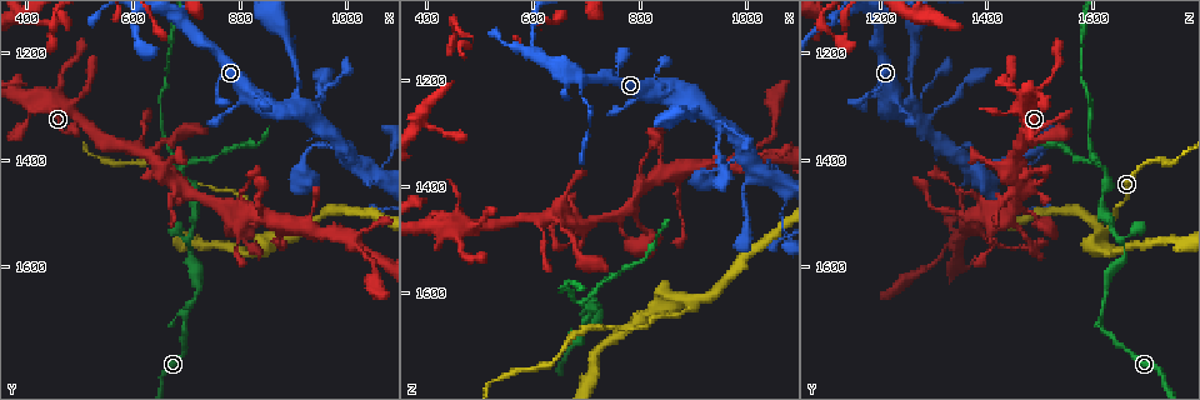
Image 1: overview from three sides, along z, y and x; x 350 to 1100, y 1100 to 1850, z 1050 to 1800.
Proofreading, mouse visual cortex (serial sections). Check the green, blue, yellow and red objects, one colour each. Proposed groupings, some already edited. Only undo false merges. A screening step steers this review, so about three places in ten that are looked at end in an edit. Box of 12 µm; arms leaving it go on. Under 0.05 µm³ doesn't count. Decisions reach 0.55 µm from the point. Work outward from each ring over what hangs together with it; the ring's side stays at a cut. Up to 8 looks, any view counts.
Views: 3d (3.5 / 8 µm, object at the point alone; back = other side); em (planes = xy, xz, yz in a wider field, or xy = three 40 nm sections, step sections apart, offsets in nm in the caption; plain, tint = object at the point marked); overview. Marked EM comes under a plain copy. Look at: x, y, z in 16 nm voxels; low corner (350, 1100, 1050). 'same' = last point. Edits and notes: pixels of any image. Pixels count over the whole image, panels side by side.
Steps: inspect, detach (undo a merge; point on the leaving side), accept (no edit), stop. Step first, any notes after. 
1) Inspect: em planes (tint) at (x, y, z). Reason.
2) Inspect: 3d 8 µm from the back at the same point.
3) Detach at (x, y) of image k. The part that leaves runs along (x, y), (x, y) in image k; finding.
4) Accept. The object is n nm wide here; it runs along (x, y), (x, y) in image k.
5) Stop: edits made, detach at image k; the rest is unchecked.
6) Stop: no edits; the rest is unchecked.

Inspect: 3d 3.5 µm at (705, 1550, 1650). Three-way junction.

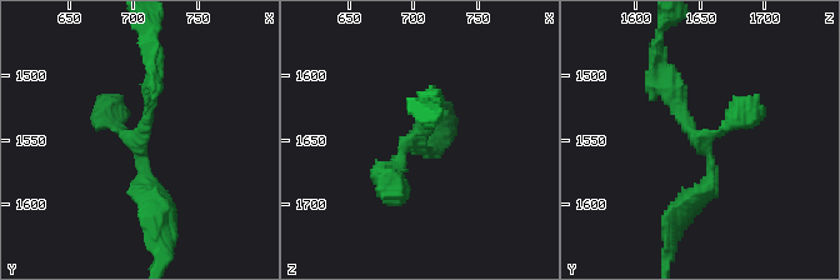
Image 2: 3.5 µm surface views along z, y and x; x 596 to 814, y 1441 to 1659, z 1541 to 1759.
Inspect: em xy step 3 (tint) at (708, 1556, 1650). Need the tissue.

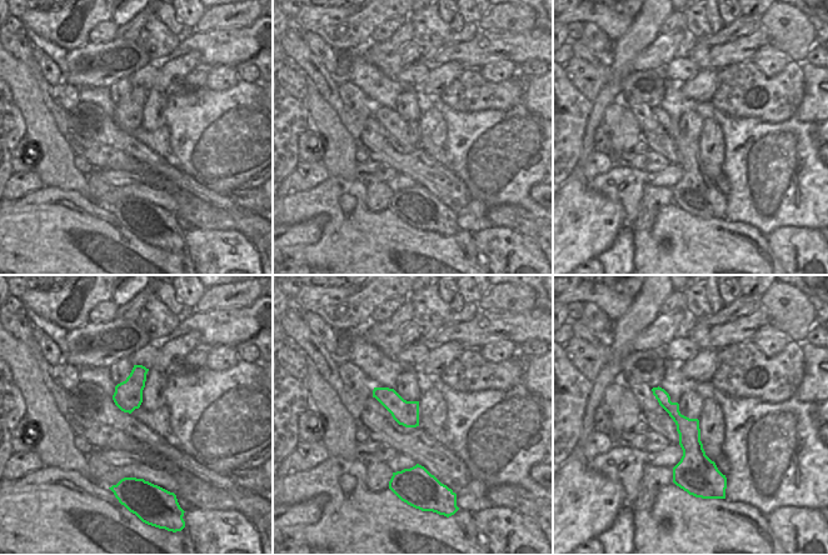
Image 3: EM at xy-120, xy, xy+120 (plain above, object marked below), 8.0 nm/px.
Accept. It runs along (681, 210), (710, 184), (710, 156), (663, 76) in image 2; all the same cell.

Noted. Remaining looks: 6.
Inspect: 3d 8 µm at (890, 1535, 1615). Arms part here.

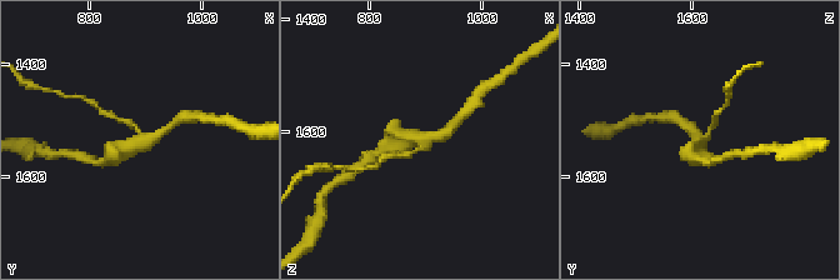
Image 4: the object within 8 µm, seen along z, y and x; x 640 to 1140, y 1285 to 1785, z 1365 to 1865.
Inspect: 3d 3.5 µm at (890, 1535, 1620). Zoom in.

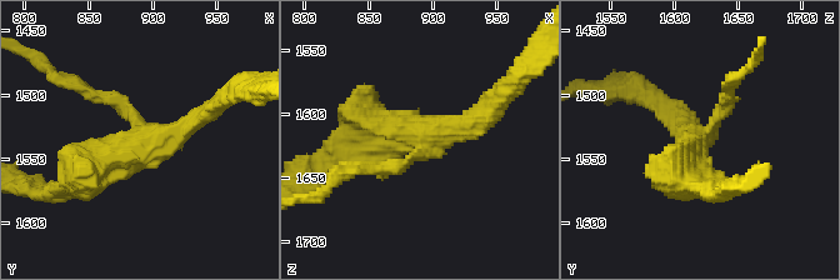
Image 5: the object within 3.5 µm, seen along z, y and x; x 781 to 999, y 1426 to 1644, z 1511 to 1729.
Inspect: em planes (tint) at (896, 1534, 1618).

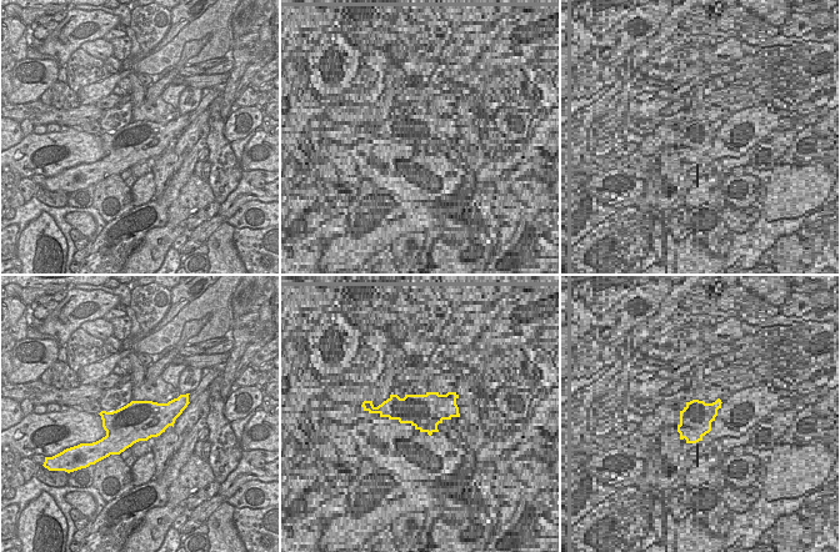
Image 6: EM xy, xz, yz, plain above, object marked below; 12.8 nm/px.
Detach at (170, 136) of image 5. The part that leaves runs along (141, 130), (134, 153), (65, 191) in image 5; two cells meet here.

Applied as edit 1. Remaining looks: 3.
Inspect: 3d 3.5 µm at (775, 1500, 1450). A fork.

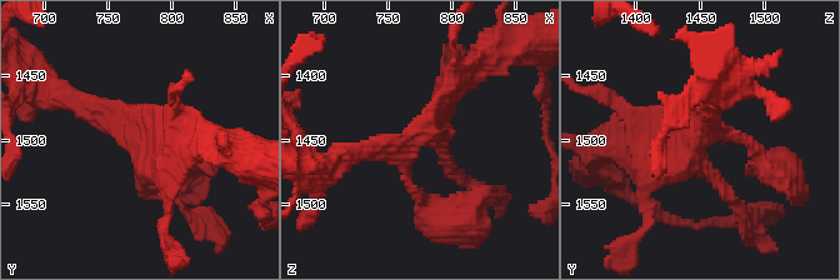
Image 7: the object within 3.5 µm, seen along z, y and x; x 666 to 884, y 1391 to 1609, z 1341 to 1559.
Inspect: em xy step 5 (tint) at (770, 1496, 1448). Need the tissue.

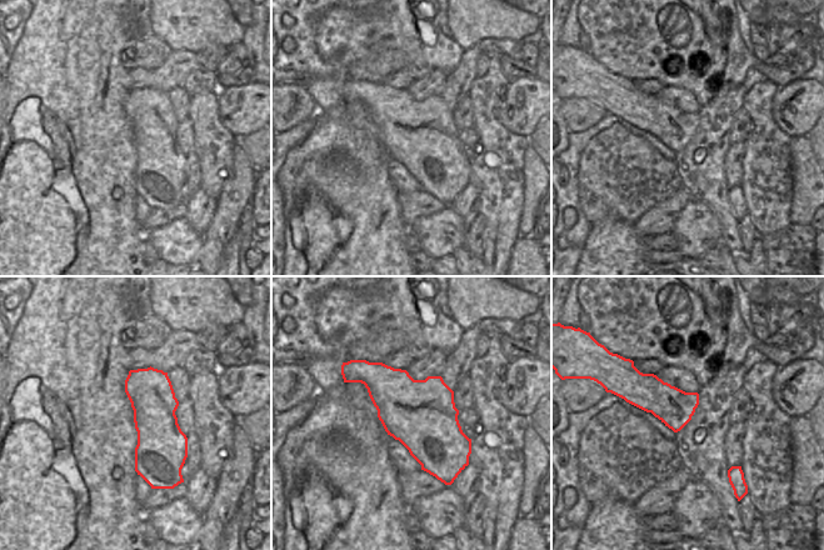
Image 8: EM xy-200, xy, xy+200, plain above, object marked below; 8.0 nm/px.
Accept. It runs along (346, 154), (423, 135), (458, 80) in image 7; one cell here.

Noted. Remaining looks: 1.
Stop: edits made, detach at image 5; the rest is unchecked.

